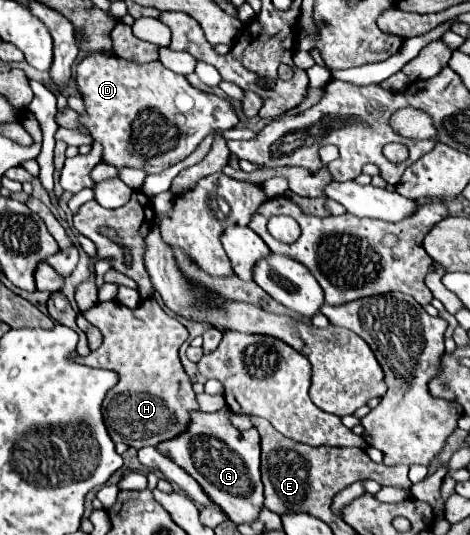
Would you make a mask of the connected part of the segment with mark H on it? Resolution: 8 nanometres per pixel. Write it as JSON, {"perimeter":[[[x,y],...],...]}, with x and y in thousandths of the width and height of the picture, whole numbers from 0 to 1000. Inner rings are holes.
{"perimeter":[[[326,555],[304,559],[291,578],[274,578],[253,563],[219,563],[177,589],[189,604],[211,611],[219,641],[185,667],[164,664],[164,675],[253,697],[249,723],[236,727],[219,750],[219,783],[236,821],[300,839],[389,809],[402,791],[402,768],[423,764],[423,757],[377,664],[385,641],[402,630],[385,600],[360,589]]]}

